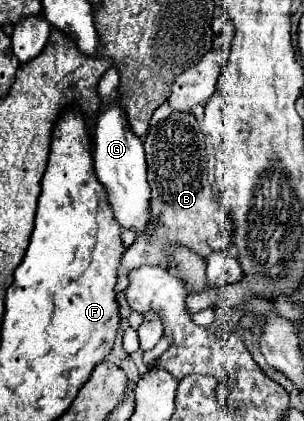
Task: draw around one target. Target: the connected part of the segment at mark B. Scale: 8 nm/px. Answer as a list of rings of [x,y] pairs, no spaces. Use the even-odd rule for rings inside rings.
[[[171,114],[163,122],[155,124],[149,128],[145,136],[145,156],[147,156],[147,180],[151,186],[151,202],[149,202],[149,232],[145,236],[137,236],[137,240],[127,248],[123,262],[119,266],[119,282],[115,287],[117,292],[117,302],[120,308],[121,318],[125,320],[131,313],[131,308],[125,308],[125,289],[129,286],[129,272],[133,268],[141,268],[145,264],[149,266],[163,266],[163,268],[175,268],[173,256],[167,254],[167,248],[171,244],[179,244],[189,248],[191,252],[197,252],[203,260],[207,260],[209,252],[215,250],[225,250],[231,244],[231,224],[227,218],[227,212],[217,204],[215,198],[215,188],[209,176],[209,162],[207,162],[207,152],[205,152],[205,134],[201,132],[197,120],[193,114]]]

